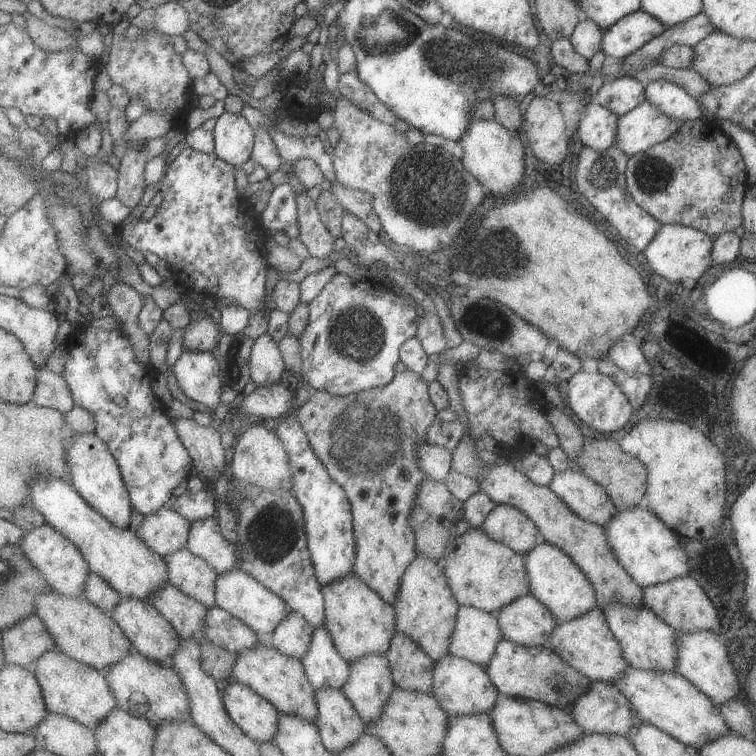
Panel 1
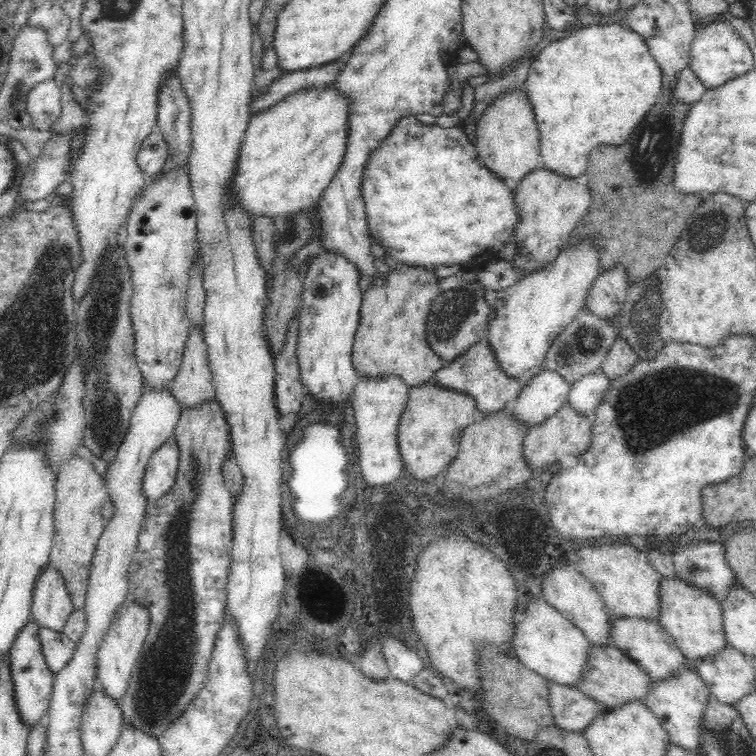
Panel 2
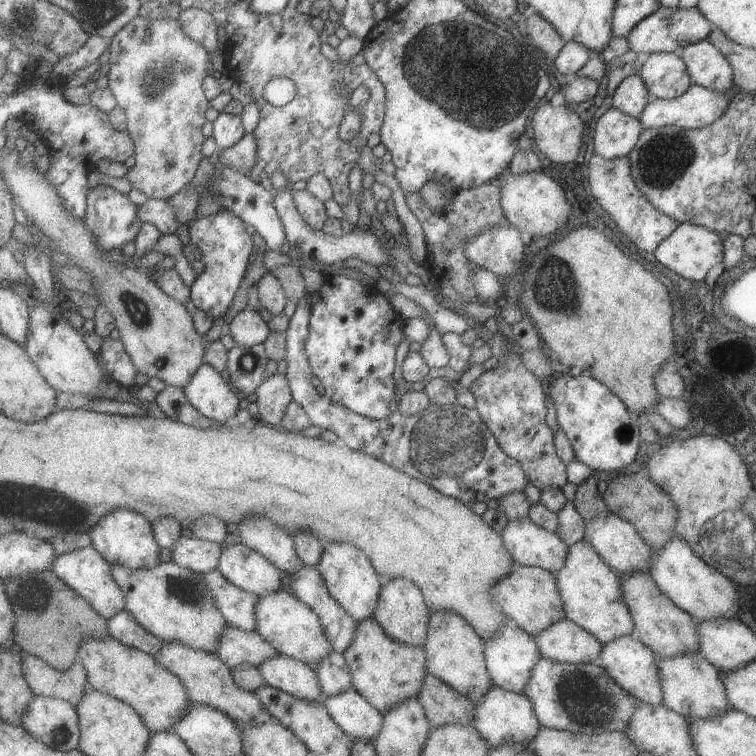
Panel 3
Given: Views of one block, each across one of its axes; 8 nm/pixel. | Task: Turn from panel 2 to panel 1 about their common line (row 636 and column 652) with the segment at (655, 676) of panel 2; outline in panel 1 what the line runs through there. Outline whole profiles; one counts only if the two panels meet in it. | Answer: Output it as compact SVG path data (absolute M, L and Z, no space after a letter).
M609 603L601 608L607 626L620 644L622 655L629 665L644 671L673 673L676 667L676 630L665 624L647 607L633 607L621 603Z

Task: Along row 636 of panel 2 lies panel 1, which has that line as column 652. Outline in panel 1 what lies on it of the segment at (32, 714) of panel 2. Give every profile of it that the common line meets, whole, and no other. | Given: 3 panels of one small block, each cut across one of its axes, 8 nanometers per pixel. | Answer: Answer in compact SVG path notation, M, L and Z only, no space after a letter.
M639 9L622 16L603 31L601 50L606 55L622 59L665 30L654 16Z

